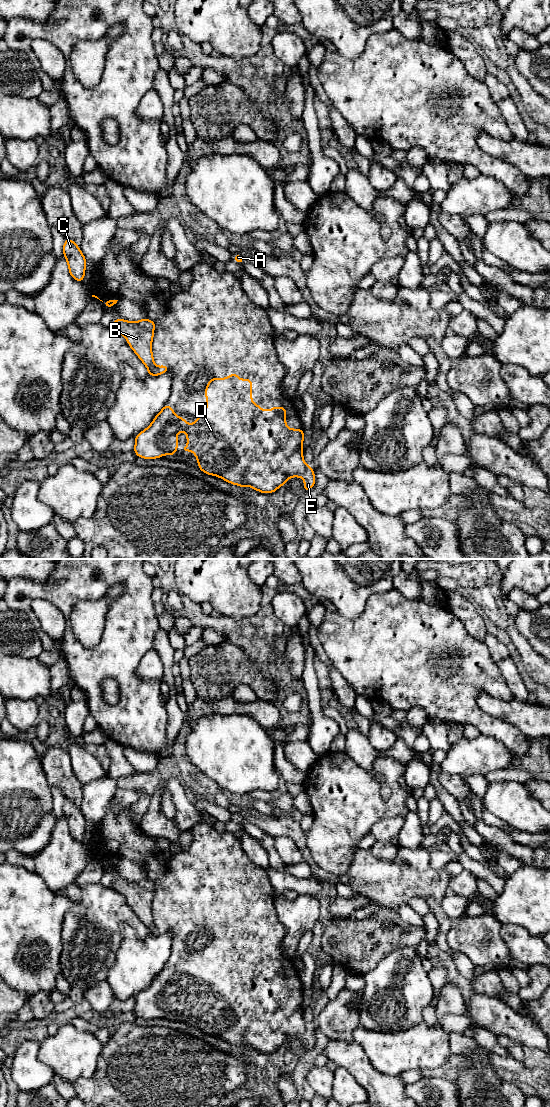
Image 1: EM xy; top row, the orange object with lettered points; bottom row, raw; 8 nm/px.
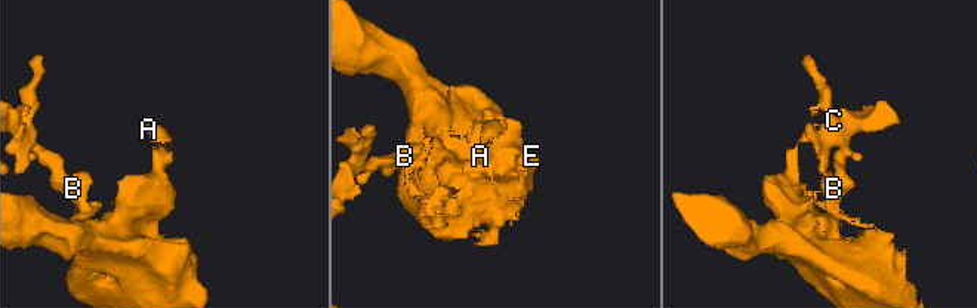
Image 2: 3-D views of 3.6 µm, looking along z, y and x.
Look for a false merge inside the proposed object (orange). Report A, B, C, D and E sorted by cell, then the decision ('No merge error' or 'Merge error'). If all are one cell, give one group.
Groups: A D E / B C. Merge error

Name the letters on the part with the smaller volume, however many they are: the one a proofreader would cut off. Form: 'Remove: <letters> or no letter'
Remove: B, C

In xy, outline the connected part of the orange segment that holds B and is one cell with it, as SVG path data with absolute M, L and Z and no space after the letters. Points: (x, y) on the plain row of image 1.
M147 878L135 882L116 879L110 888L118 891L126 898L131 909L148 929L155 930L156 926L152 914L155 881Z

